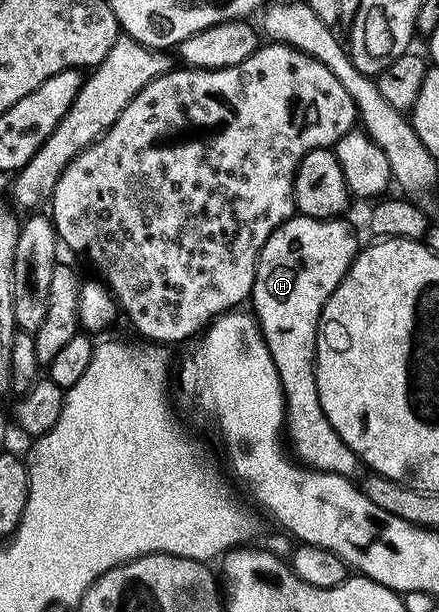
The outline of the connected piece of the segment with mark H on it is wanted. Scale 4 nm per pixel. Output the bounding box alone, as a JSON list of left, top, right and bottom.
[249,215,360,474]

